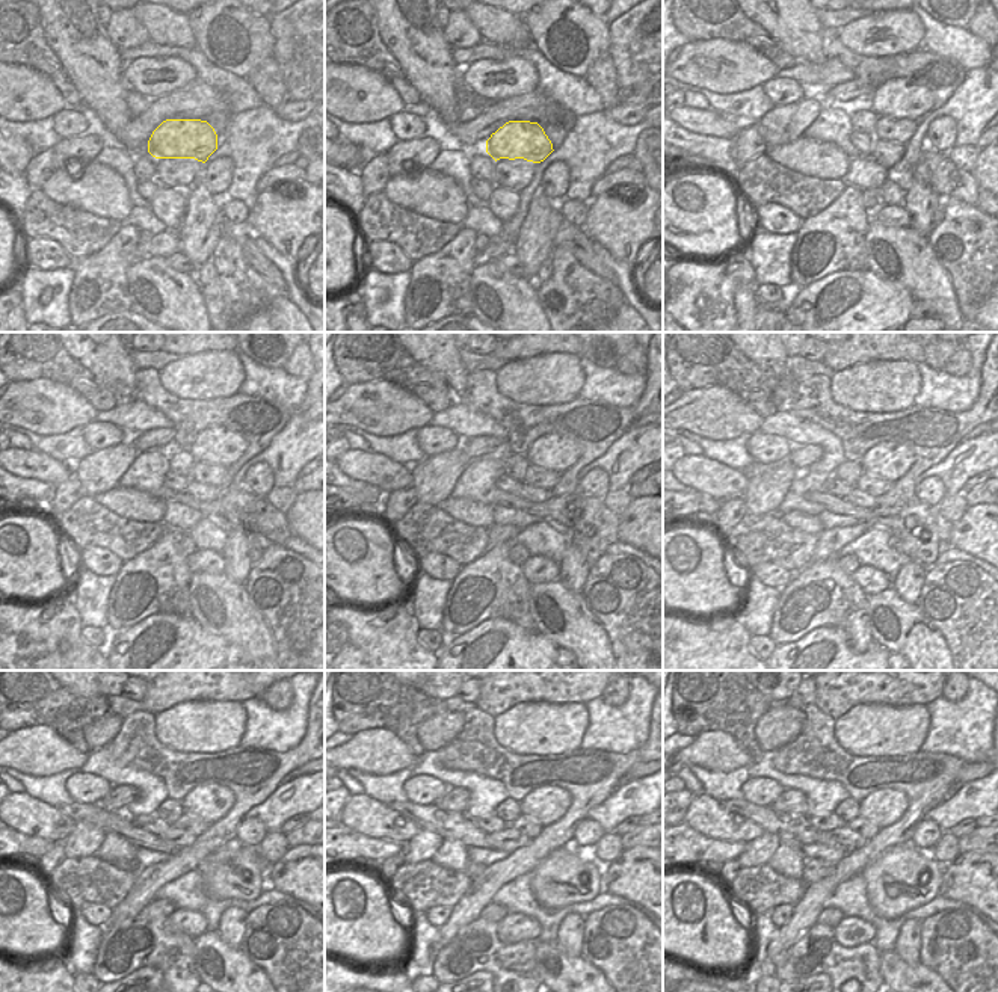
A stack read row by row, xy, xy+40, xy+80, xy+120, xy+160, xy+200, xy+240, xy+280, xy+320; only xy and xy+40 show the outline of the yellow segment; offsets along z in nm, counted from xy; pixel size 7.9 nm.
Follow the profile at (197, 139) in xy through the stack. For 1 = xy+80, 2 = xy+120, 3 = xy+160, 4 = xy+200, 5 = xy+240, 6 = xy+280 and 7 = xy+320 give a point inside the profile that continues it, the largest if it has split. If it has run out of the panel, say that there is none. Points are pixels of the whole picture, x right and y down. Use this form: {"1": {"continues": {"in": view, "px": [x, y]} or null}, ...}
{"1": {"continues": {"in": "xy+80", "px": [864, 123]}}, "2": {"continues": {"in": "xy+120", "px": [213, 455]}}, "3": {"continues": {"in": "xy+160", "px": [559, 459]}}, "4": {"continues": {"in": "xy+200", "px": [888, 462]}}, "5": {"continues": {"in": "xy+240", "px": [212, 802]}}, "6": {"continues": {"in": "xy+280", "px": [545, 805]}}, "7": {"continues": {"in": "xy+320", "px": [884, 808]}}}

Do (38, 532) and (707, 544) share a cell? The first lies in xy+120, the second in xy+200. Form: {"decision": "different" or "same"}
{"decision": "same"}

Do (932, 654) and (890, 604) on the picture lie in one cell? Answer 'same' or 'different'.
same

